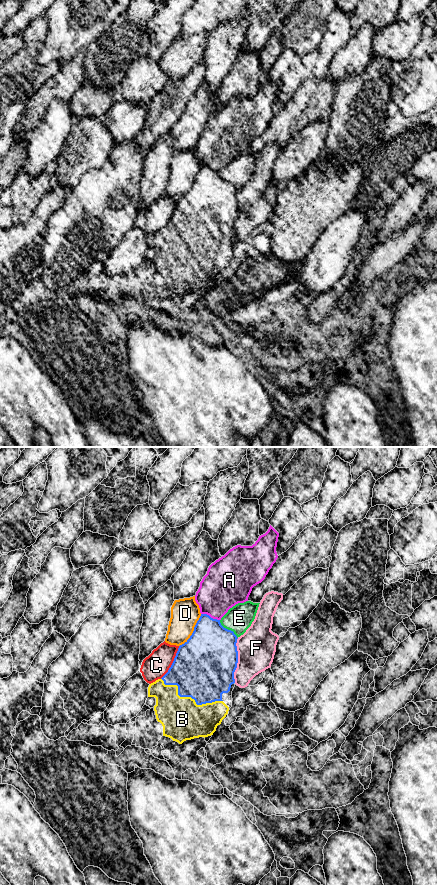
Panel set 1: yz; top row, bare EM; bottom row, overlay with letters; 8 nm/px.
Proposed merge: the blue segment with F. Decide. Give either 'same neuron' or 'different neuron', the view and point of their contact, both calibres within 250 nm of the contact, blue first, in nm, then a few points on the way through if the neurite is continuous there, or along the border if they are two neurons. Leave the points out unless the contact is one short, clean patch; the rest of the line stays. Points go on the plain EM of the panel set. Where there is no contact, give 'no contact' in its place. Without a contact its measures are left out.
different neuron; contact yz (237, 212); calibres 480 and 300 nm; border yz (238, 190), (236, 195), (237, 219), (234, 224), (234, 234)

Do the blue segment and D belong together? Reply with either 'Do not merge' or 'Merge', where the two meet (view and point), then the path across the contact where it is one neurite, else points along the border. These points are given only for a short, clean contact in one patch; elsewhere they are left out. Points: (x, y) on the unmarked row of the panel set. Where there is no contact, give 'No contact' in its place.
Do not merge. Touches blue at yz (193, 183)

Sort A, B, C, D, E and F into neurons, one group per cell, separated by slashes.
A / B / C / D / E / F

